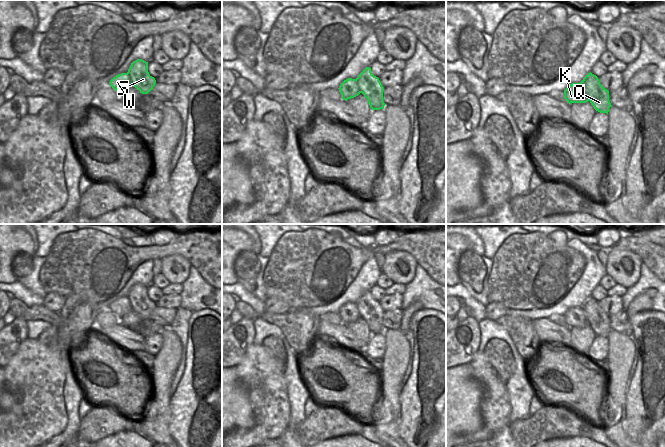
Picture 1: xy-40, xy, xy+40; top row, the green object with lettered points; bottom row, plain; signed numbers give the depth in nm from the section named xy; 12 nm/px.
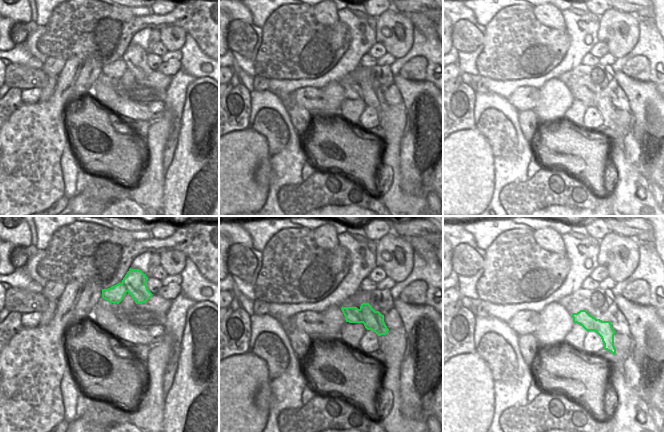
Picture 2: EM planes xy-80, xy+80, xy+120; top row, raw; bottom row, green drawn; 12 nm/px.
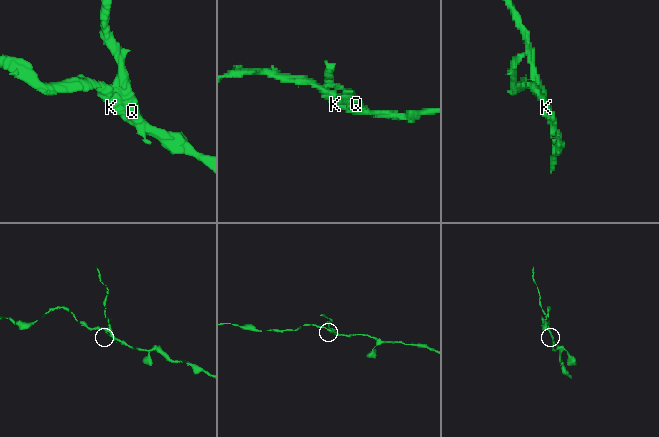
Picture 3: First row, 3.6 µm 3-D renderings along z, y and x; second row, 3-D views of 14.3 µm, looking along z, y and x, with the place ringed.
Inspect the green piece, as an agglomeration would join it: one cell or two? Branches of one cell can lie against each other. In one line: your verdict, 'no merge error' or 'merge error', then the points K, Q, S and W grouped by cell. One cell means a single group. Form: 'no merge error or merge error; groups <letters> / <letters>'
merge error; groups K W / Q S

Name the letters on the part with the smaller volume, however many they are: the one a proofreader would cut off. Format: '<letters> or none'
Q, S

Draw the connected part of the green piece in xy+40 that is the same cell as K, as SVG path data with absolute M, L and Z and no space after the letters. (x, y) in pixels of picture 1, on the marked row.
M572 83L564 90L564 99L568 103L586 103L588 94L581 83Z

